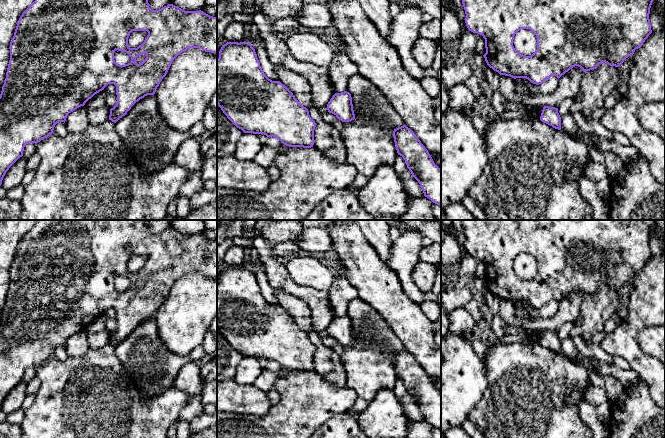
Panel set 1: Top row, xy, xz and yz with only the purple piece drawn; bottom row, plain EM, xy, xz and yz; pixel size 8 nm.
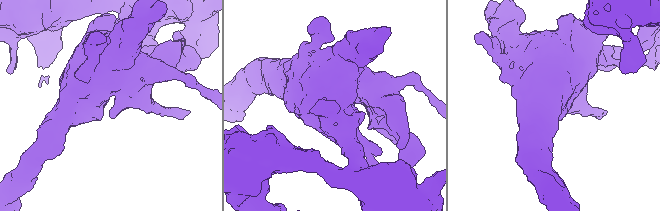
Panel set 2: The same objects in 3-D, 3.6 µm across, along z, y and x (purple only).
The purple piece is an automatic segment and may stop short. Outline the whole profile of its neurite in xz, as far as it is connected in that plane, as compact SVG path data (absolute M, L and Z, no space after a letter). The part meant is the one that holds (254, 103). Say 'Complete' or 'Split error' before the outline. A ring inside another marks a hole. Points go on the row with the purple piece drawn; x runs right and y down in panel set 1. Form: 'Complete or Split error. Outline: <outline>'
Complete. Outline: M227 42L217 59L217 105L244 133L275 137L289 147L314 145L315 121L293 93L280 81L272 81L263 72L257 54L248 42Z

